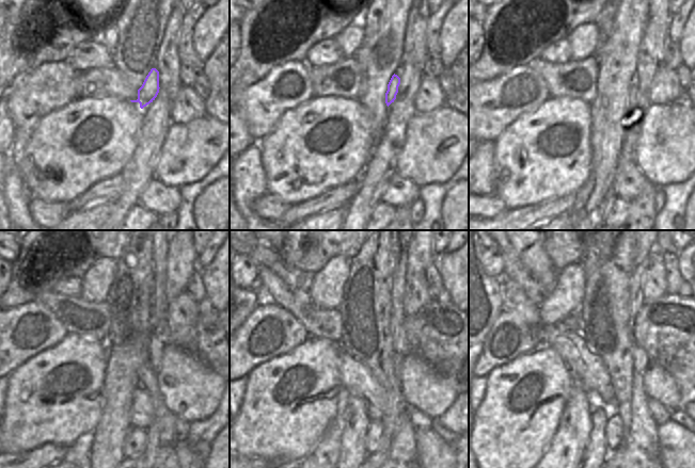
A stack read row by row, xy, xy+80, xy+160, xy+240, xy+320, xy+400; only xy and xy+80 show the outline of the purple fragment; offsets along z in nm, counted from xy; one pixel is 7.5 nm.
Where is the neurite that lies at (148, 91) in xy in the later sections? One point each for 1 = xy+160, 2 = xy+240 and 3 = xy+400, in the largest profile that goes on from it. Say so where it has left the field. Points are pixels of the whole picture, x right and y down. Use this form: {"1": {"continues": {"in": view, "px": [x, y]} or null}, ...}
{"1": {"continues": {"in": "xy+160", "px": [633, 114]}}, "2": {"continues": {"in": "xy+240", "px": [155, 351]}}, "3": {"continues": {"in": "xy+400", "px": [642, 447]}}}

